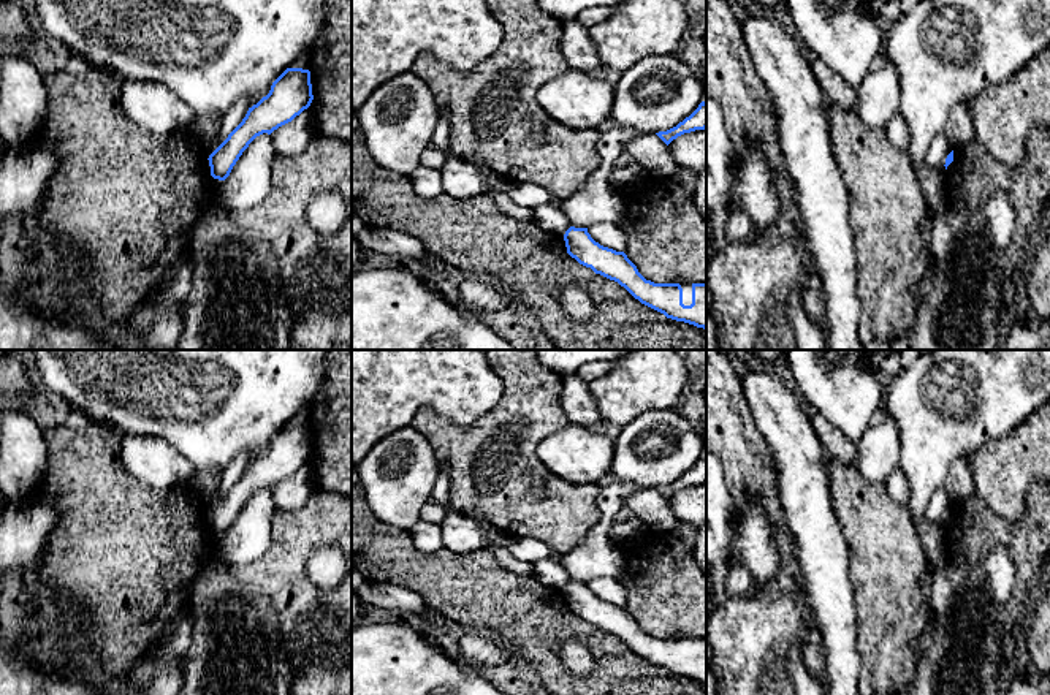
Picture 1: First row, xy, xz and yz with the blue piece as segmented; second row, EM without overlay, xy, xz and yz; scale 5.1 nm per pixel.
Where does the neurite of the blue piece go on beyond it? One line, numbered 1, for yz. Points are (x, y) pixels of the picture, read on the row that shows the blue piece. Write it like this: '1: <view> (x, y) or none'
1: none

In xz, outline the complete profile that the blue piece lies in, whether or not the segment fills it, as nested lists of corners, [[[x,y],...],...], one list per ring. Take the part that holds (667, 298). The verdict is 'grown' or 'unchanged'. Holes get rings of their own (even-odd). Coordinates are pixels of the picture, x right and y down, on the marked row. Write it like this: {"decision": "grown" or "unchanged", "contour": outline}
{"decision": "grown", "contour": [[[570,226],[564,234],[567,253],[624,287],[641,304],[667,318],[706,329],[706,283],[654,283],[646,280],[624,252],[595,242],[588,228]]]}

